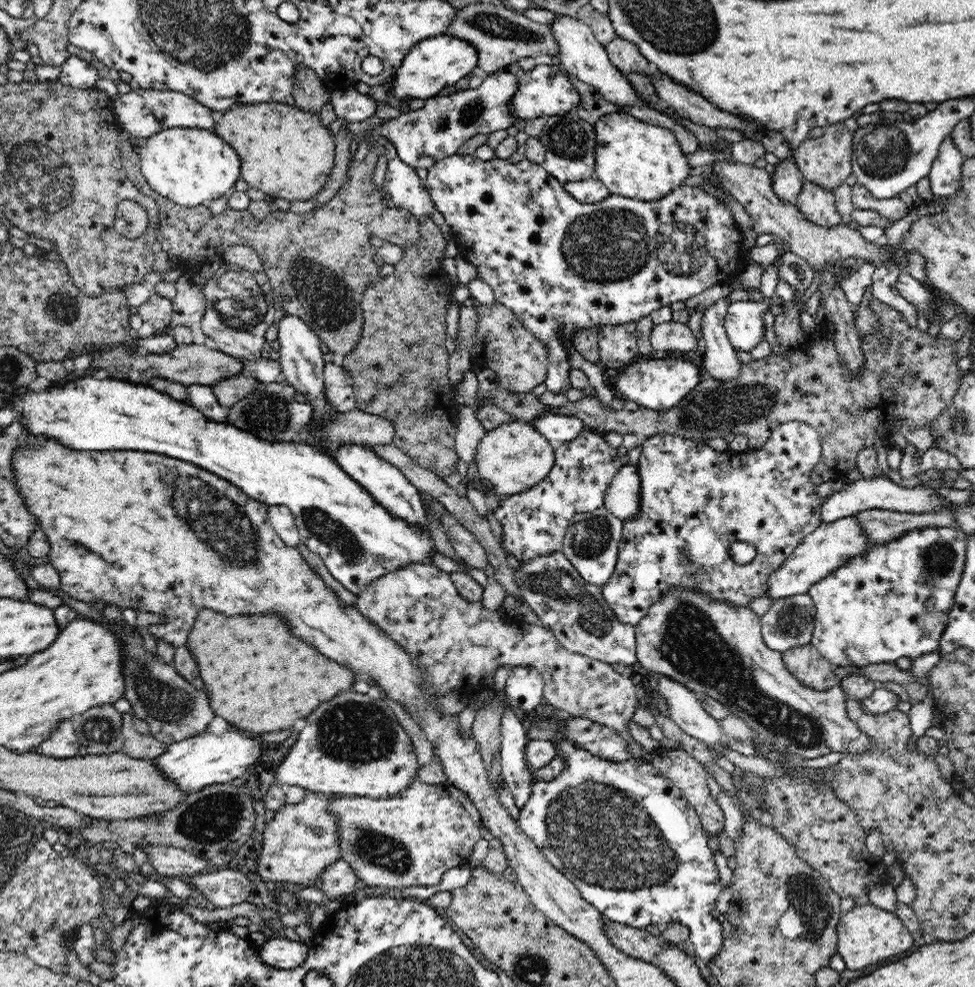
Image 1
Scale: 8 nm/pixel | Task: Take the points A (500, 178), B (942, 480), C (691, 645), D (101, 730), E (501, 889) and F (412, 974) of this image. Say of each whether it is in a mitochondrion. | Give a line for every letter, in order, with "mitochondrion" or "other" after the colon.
A: other
B: other
C: mitochondrion
D: mitochondrion
E: other
F: mitochondrion

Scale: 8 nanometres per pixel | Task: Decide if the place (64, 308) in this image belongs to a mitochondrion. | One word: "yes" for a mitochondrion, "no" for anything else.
yes

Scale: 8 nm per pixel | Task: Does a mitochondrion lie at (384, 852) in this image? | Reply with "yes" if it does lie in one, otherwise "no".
yes

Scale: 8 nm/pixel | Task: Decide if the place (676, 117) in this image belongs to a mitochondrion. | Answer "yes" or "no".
no

